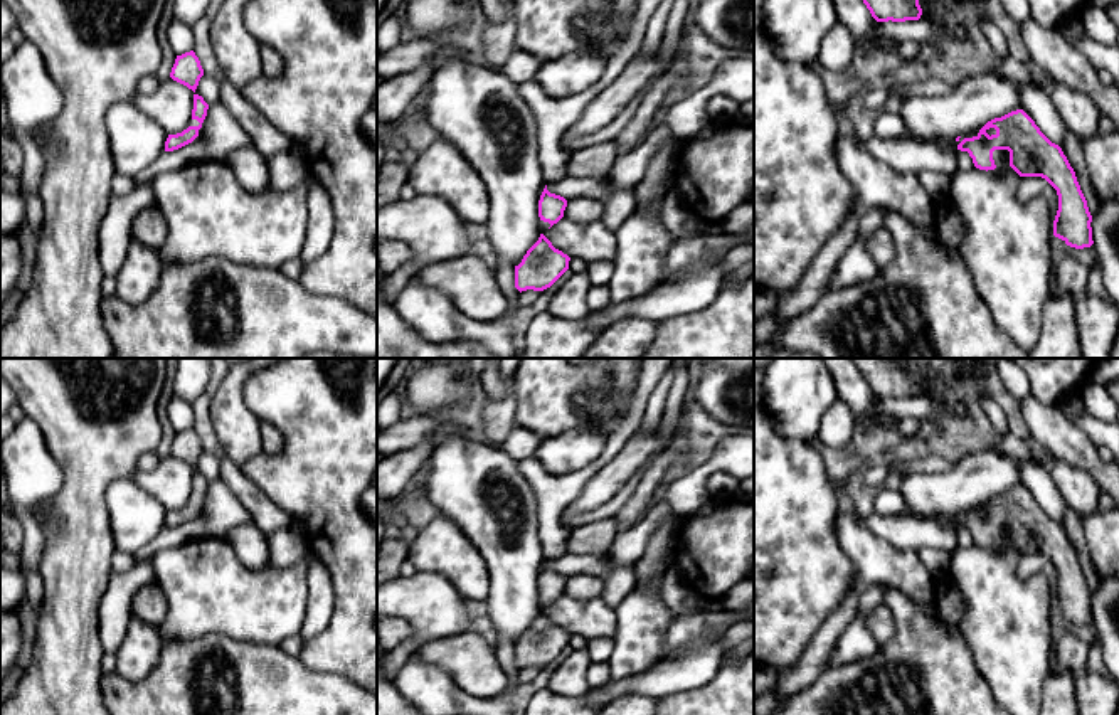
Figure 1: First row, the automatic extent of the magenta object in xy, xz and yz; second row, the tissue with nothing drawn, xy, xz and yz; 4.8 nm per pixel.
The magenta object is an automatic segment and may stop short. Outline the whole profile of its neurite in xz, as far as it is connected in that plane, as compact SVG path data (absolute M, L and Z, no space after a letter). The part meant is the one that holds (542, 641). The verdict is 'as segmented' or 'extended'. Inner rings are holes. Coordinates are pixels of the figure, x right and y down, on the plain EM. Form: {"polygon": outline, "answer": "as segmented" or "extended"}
{"polygon": "M540 611L538 617L527 628L522 639L515 643L515 665L544 668L550 665L567 646L570 634L555 626L552 619Z", "answer": "as segmented"}

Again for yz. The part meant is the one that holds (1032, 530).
{"polygon": "M1016 486L988 498L979 508L956 515L957 527L968 528L979 547L994 547L1010 528L1010 543L1020 553L1042 553L1058 572L1053 612L1075 626L1090 624L1092 592L1075 548L1062 525L1052 520L1023 488Z", "answer": "extended"}

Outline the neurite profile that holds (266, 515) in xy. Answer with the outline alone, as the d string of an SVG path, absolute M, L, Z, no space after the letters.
M229 458L220 459L220 479L231 488L242 506L249 511L252 523L264 533L289 528L293 516L279 508L254 481L251 481L241 466Z

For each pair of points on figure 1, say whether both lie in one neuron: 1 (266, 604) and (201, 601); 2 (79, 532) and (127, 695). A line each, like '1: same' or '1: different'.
1: same
2: different

